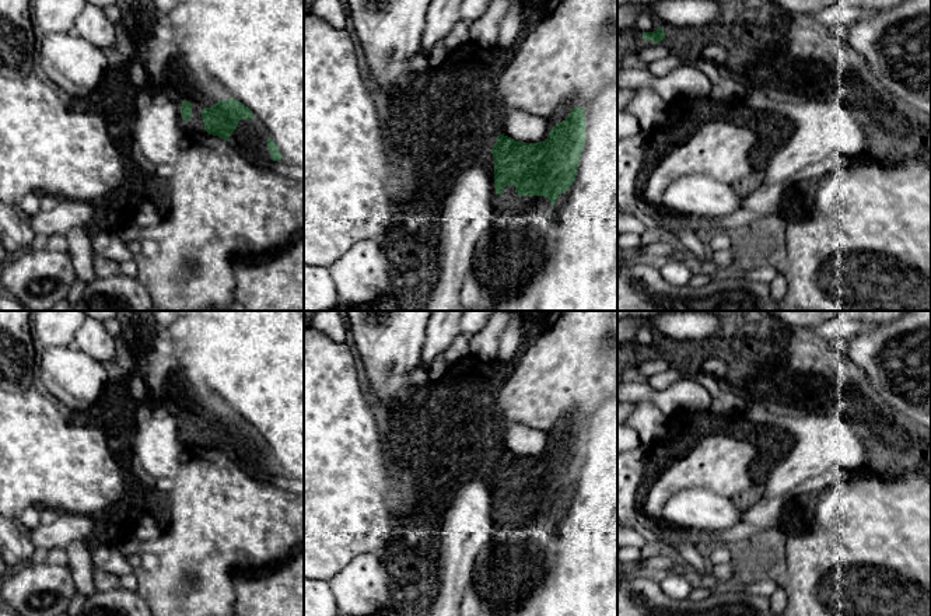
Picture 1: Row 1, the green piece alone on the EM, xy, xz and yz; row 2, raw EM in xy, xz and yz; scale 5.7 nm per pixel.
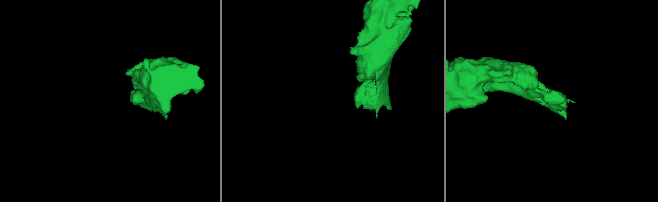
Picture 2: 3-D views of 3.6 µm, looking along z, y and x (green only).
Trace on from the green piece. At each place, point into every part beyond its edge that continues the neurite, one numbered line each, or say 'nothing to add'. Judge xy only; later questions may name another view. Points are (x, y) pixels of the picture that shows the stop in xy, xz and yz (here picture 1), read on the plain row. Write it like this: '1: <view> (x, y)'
1: xy (249, 452)

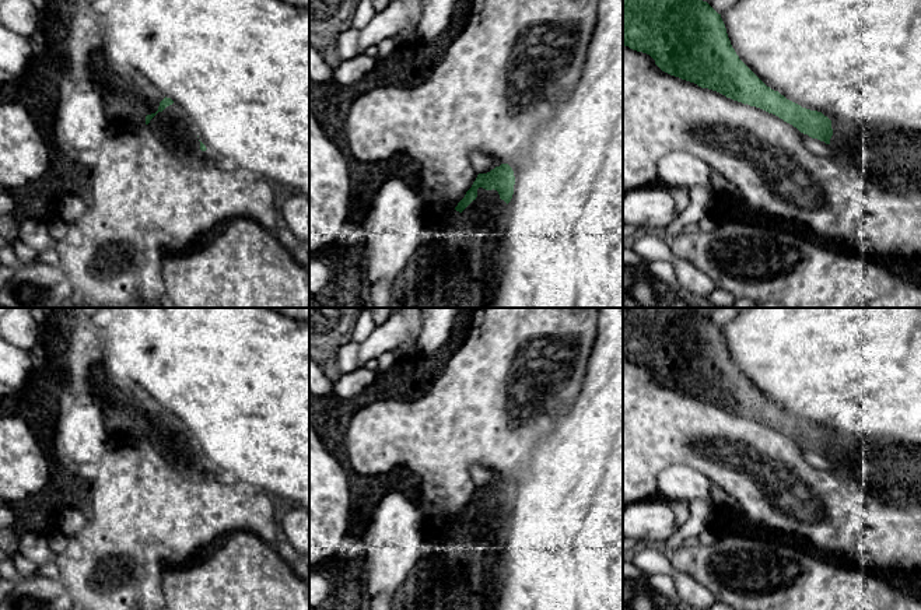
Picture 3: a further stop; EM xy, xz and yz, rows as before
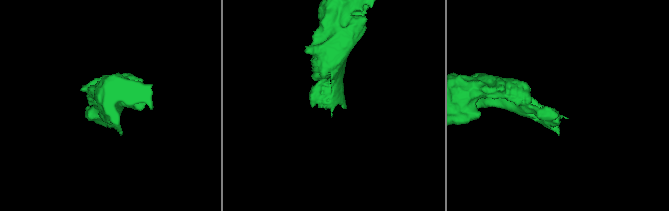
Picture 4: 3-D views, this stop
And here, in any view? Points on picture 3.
1: xz (459, 579)

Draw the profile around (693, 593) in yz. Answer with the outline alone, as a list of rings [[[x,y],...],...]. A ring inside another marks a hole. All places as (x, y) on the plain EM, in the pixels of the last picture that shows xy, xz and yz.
[[[673,572],[675,588],[684,603],[697,609],[708,610],[717,600],[714,596],[700,585],[693,576]]]

